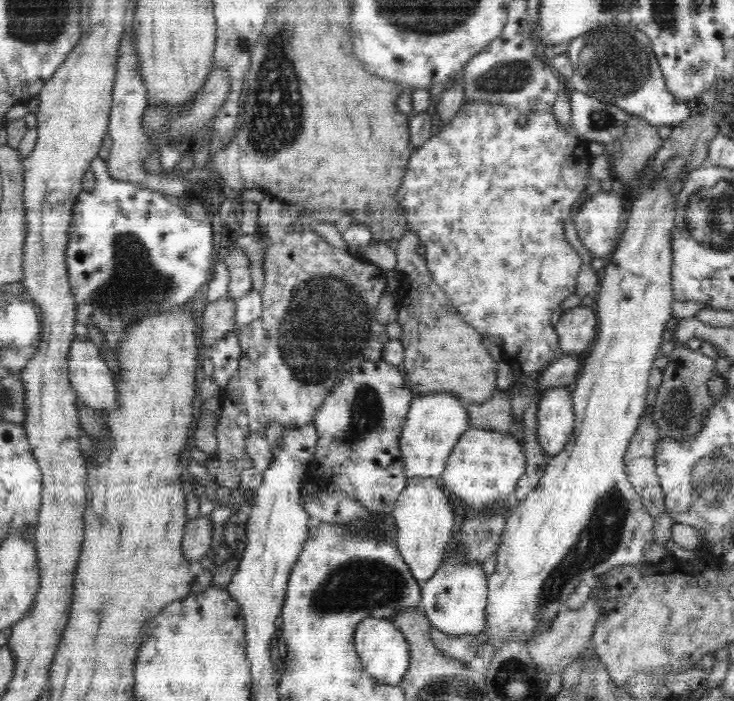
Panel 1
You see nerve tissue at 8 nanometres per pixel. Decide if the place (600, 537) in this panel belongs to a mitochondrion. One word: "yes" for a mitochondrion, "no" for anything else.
yes

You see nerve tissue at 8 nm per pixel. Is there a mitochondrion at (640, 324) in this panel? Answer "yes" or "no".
no

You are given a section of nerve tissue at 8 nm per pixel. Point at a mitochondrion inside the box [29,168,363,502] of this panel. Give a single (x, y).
(136, 286)

